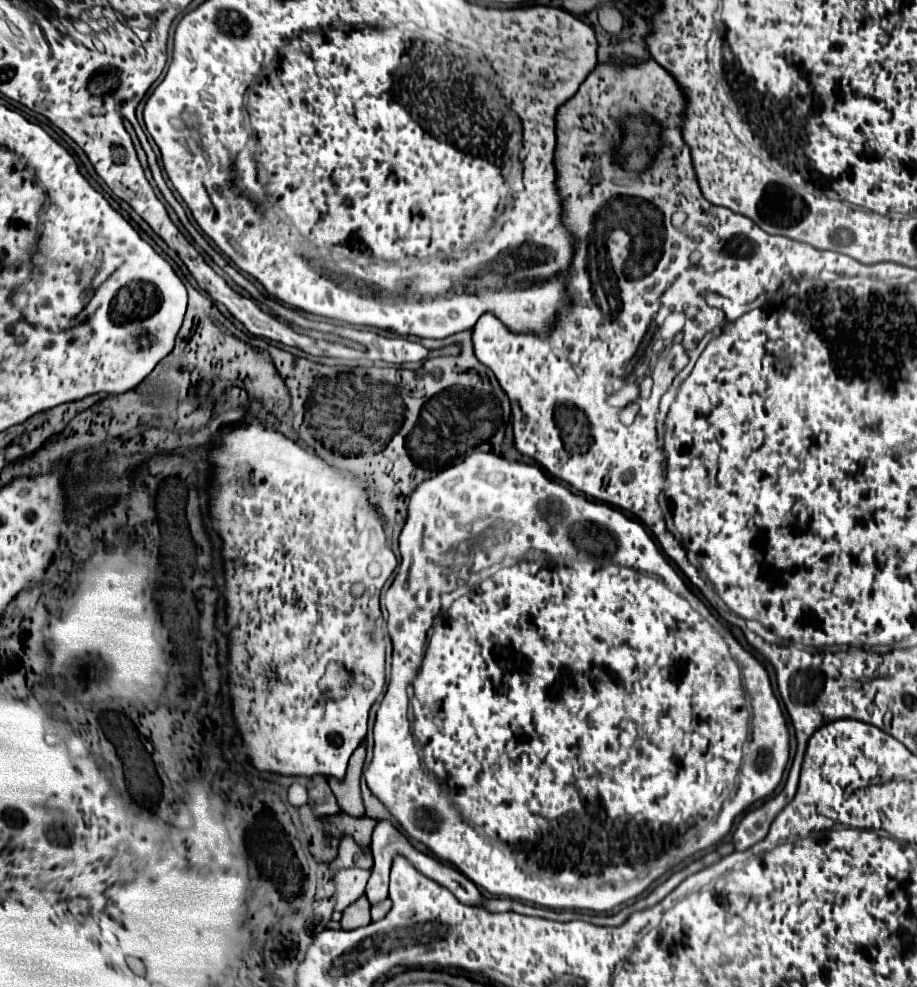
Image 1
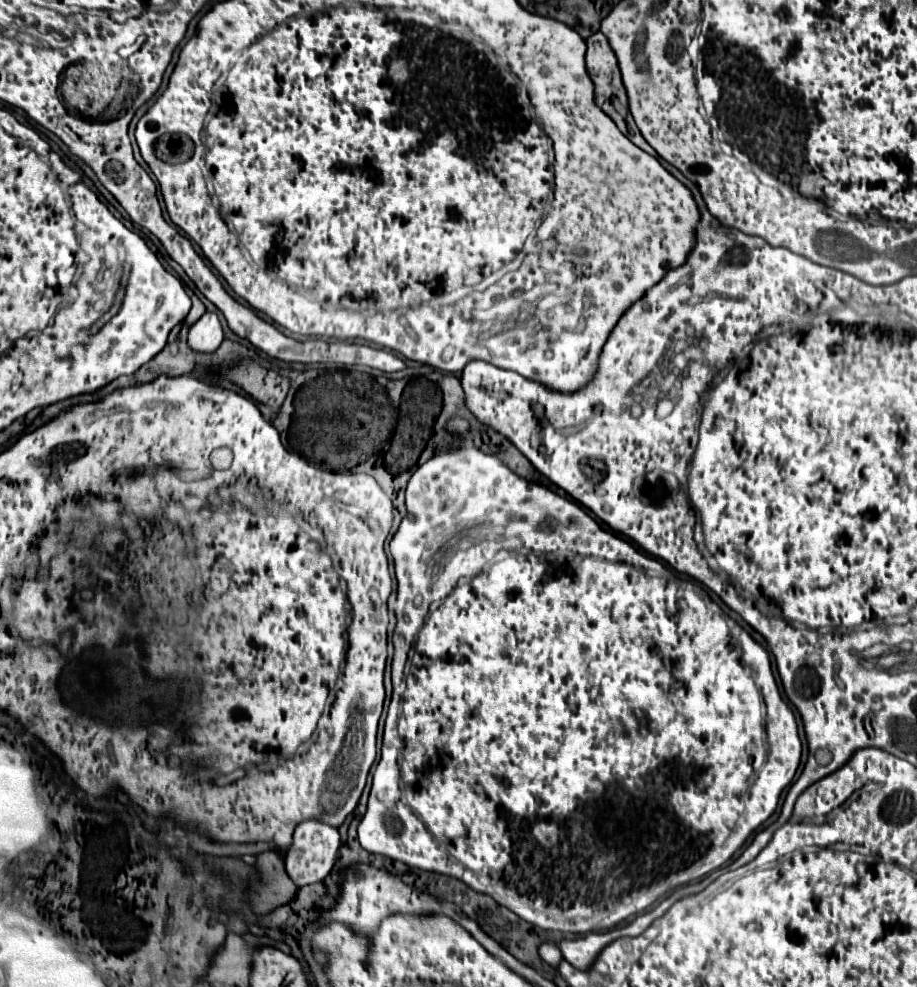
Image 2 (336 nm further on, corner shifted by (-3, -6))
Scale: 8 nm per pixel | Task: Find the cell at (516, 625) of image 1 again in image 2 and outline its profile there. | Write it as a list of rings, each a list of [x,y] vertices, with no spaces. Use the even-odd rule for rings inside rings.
[[[450,419],[446,425],[446,446],[418,467],[408,481],[408,513],[390,541],[398,579],[398,623],[392,637],[393,693],[385,720],[380,763],[373,774],[366,813],[358,825],[358,841],[370,853],[456,877],[474,891],[490,895],[518,917],[524,915],[526,909],[534,909],[556,921],[582,921],[578,923],[582,927],[538,925],[543,930],[580,935],[609,930],[647,911],[666,891],[722,867],[748,835],[774,813],[782,789],[794,779],[800,765],[802,743],[798,725],[792,709],[780,697],[766,649],[719,609],[700,585],[674,577],[656,559],[644,555],[612,531],[602,529],[578,503],[560,497],[544,485],[524,481],[496,455],[478,451],[472,441],[467,442],[472,440],[469,428],[464,419]],[[508,519],[510,525],[506,523]],[[431,605],[438,606],[431,611]],[[740,679],[748,679],[748,699],[744,699],[744,703],[736,703]],[[598,851],[616,855],[612,867],[616,873],[606,875],[606,871],[590,867],[590,859]]]

